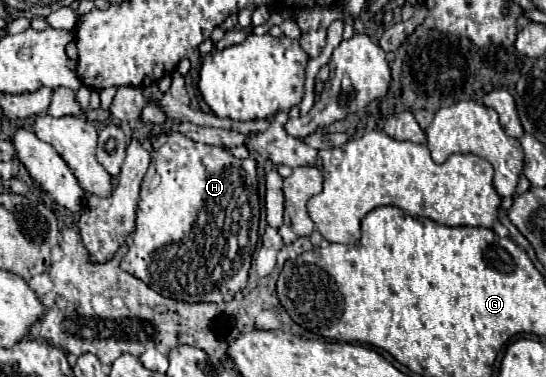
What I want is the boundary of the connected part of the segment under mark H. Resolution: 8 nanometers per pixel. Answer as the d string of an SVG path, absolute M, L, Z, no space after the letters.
M178 130L162 136L150 134L150 140L160 140L150 152L150 168L144 176L136 230L132 234L130 250L122 260L122 270L134 274L162 296L182 302L226 302L236 292L246 288L252 252L258 244L260 224L260 198L256 160L238 160L230 152L198 144Z

